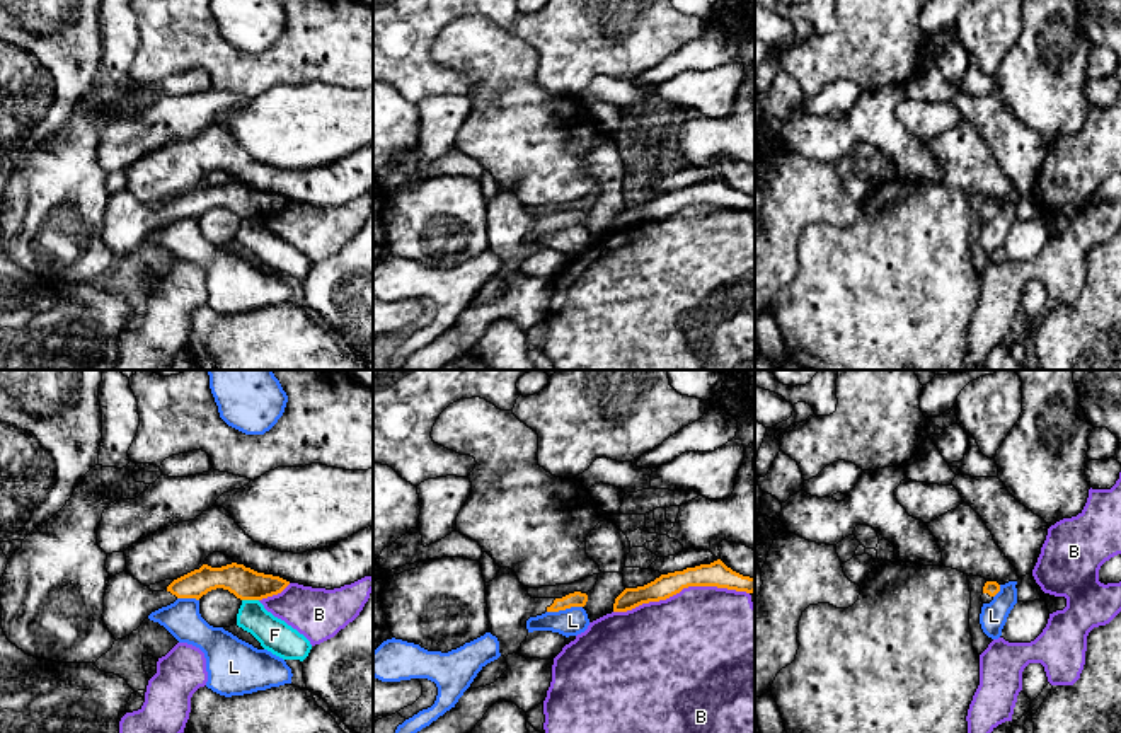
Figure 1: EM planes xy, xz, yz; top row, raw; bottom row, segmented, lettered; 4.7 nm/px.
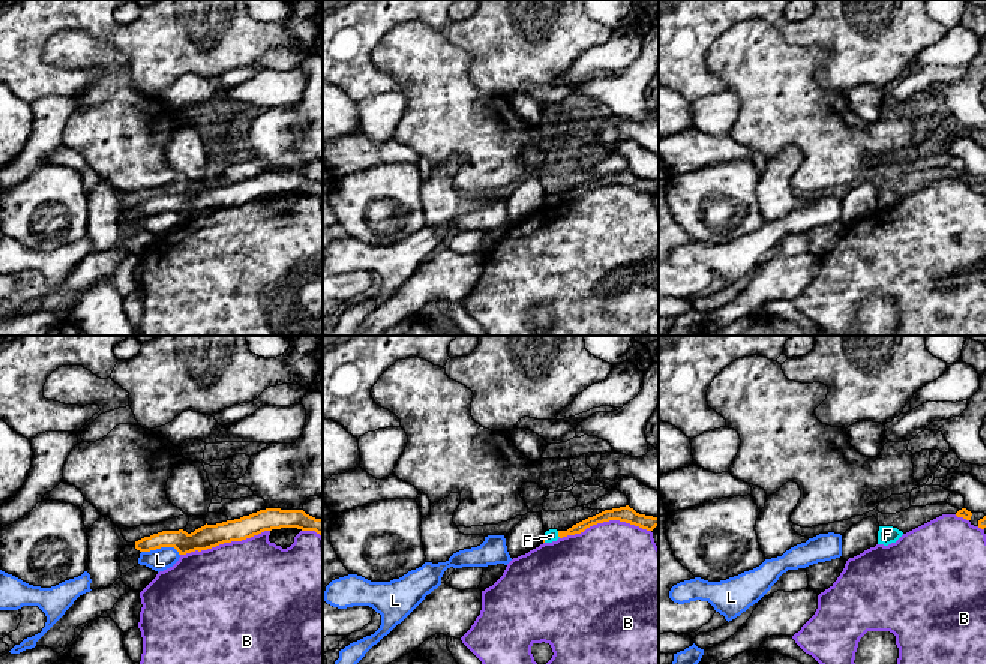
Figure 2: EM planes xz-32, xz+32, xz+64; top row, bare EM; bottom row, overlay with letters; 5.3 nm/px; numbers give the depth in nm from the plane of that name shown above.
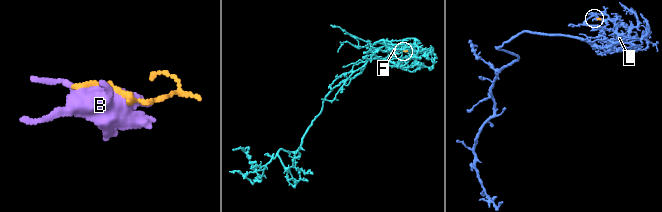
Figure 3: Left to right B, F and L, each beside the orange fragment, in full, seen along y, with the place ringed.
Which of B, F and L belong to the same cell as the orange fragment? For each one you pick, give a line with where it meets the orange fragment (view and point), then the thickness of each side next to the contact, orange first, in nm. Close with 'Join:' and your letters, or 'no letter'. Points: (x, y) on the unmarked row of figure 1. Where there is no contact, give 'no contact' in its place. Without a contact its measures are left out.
Join: no letter

